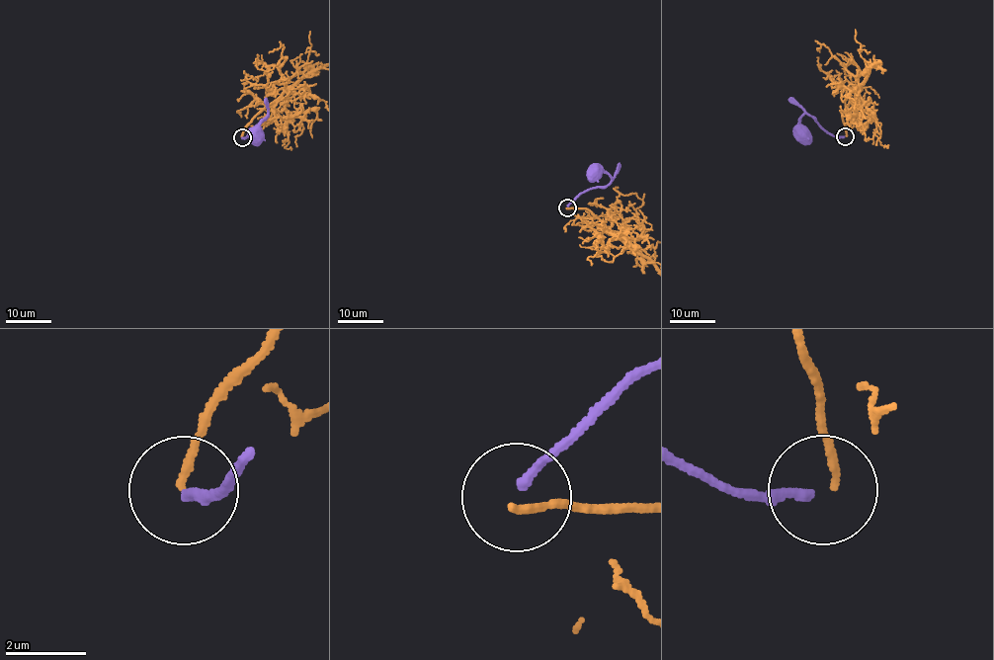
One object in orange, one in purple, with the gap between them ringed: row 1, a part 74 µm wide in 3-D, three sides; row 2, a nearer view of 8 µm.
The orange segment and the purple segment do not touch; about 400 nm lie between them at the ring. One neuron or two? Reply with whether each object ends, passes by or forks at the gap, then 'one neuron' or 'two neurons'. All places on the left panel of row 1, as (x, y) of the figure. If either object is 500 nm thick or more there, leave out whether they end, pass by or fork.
orange ends; purple ends; one neuron

